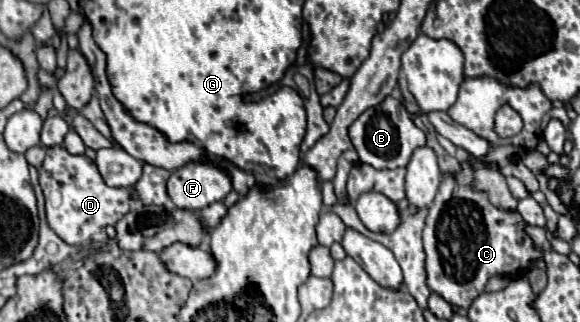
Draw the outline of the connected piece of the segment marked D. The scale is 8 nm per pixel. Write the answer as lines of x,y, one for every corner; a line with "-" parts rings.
66,148
48,150
46,158
40,166
40,186
46,198
46,216
48,224
64,242
86,246
90,238
100,232
104,226
114,226
128,210
128,194
132,188
110,188
102,180
96,164
92,164
86,156
72,156

